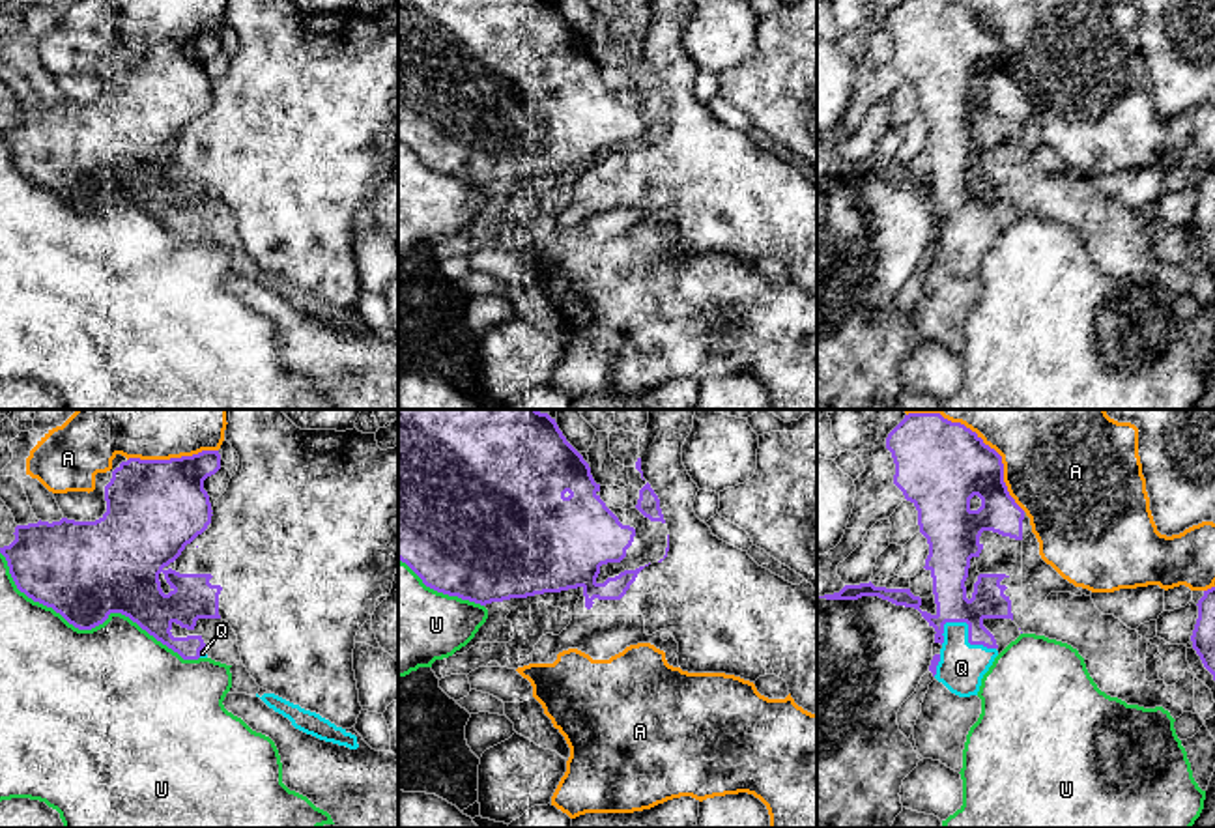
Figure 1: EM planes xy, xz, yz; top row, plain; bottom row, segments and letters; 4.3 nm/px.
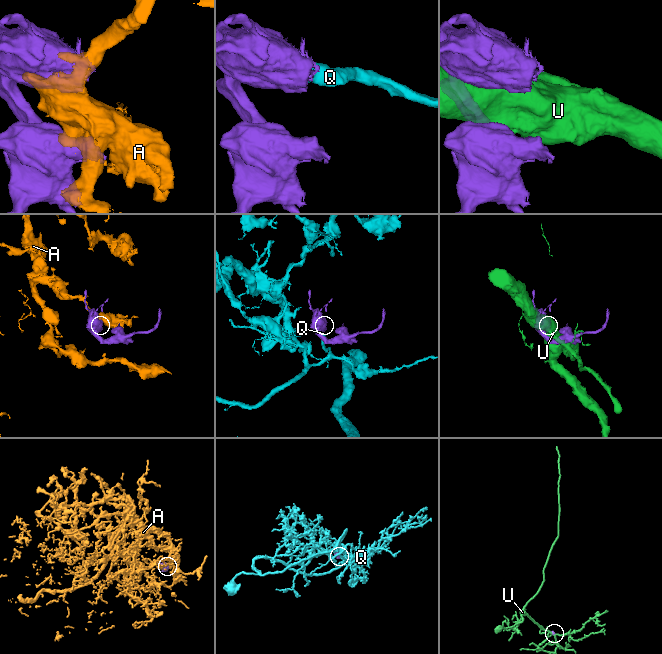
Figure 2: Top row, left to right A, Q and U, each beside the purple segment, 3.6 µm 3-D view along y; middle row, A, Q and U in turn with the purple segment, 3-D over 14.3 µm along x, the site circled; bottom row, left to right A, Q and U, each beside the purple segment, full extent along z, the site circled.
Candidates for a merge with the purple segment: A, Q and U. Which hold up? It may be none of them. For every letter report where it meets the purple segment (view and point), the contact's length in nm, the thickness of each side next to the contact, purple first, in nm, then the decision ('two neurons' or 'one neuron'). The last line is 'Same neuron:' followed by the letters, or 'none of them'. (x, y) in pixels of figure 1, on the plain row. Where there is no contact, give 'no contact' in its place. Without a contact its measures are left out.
A: meets purple in yz at (1000, 38); contact 500 nm long; 380 nm thick on the purple side, 440 nm on the other; two neurons
Q: meets purple in yz at (969, 215); contact 260 nm long; 150 nm thick on the purple side, 200 nm on the other; one neuron
U: meets purple in xy at (90, 210); contact 950 nm long; 440 nm thick on the purple side, 500 nm on the other; two neurons
Same neuron: Q

